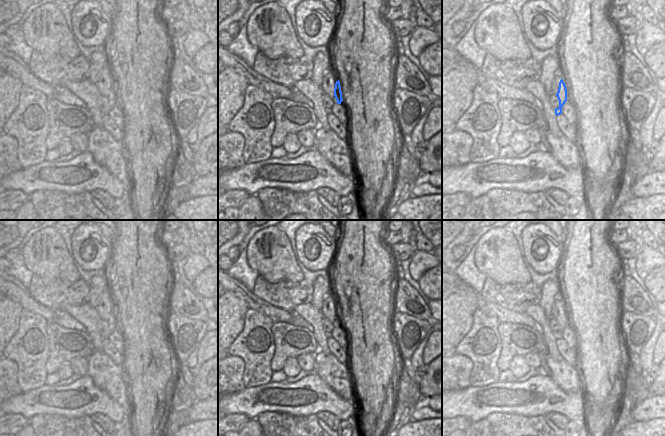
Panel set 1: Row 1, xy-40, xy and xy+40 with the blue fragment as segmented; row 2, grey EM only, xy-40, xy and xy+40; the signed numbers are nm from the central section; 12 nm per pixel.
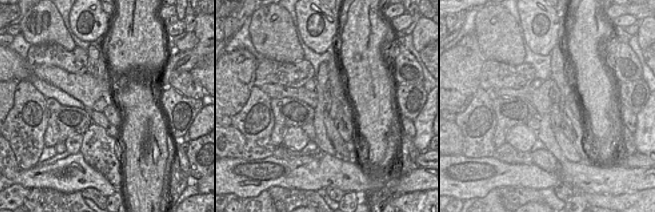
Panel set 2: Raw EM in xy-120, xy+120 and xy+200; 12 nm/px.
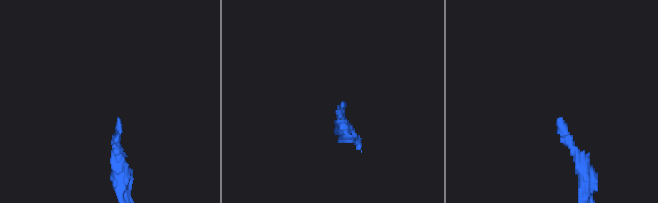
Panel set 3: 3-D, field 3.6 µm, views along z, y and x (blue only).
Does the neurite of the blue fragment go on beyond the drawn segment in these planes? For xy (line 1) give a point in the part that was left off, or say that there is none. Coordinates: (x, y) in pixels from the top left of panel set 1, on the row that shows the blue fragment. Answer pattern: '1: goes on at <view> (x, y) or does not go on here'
1: goes on at xy (328, 84)

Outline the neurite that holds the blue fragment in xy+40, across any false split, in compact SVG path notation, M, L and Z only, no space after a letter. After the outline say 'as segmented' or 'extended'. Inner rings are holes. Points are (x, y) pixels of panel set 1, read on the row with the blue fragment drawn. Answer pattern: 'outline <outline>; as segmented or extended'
outline M556 75L553 79L553 82L551 84L551 90L553 94L555 94L559 100L559 107L554 109L555 114L560 115L562 114L562 106L567 101L567 89L566 85L563 82L563 79L559 77L559 75Z; extended

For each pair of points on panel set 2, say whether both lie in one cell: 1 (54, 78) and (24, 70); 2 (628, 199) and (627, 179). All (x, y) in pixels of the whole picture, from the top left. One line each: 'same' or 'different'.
1: same
2: different

